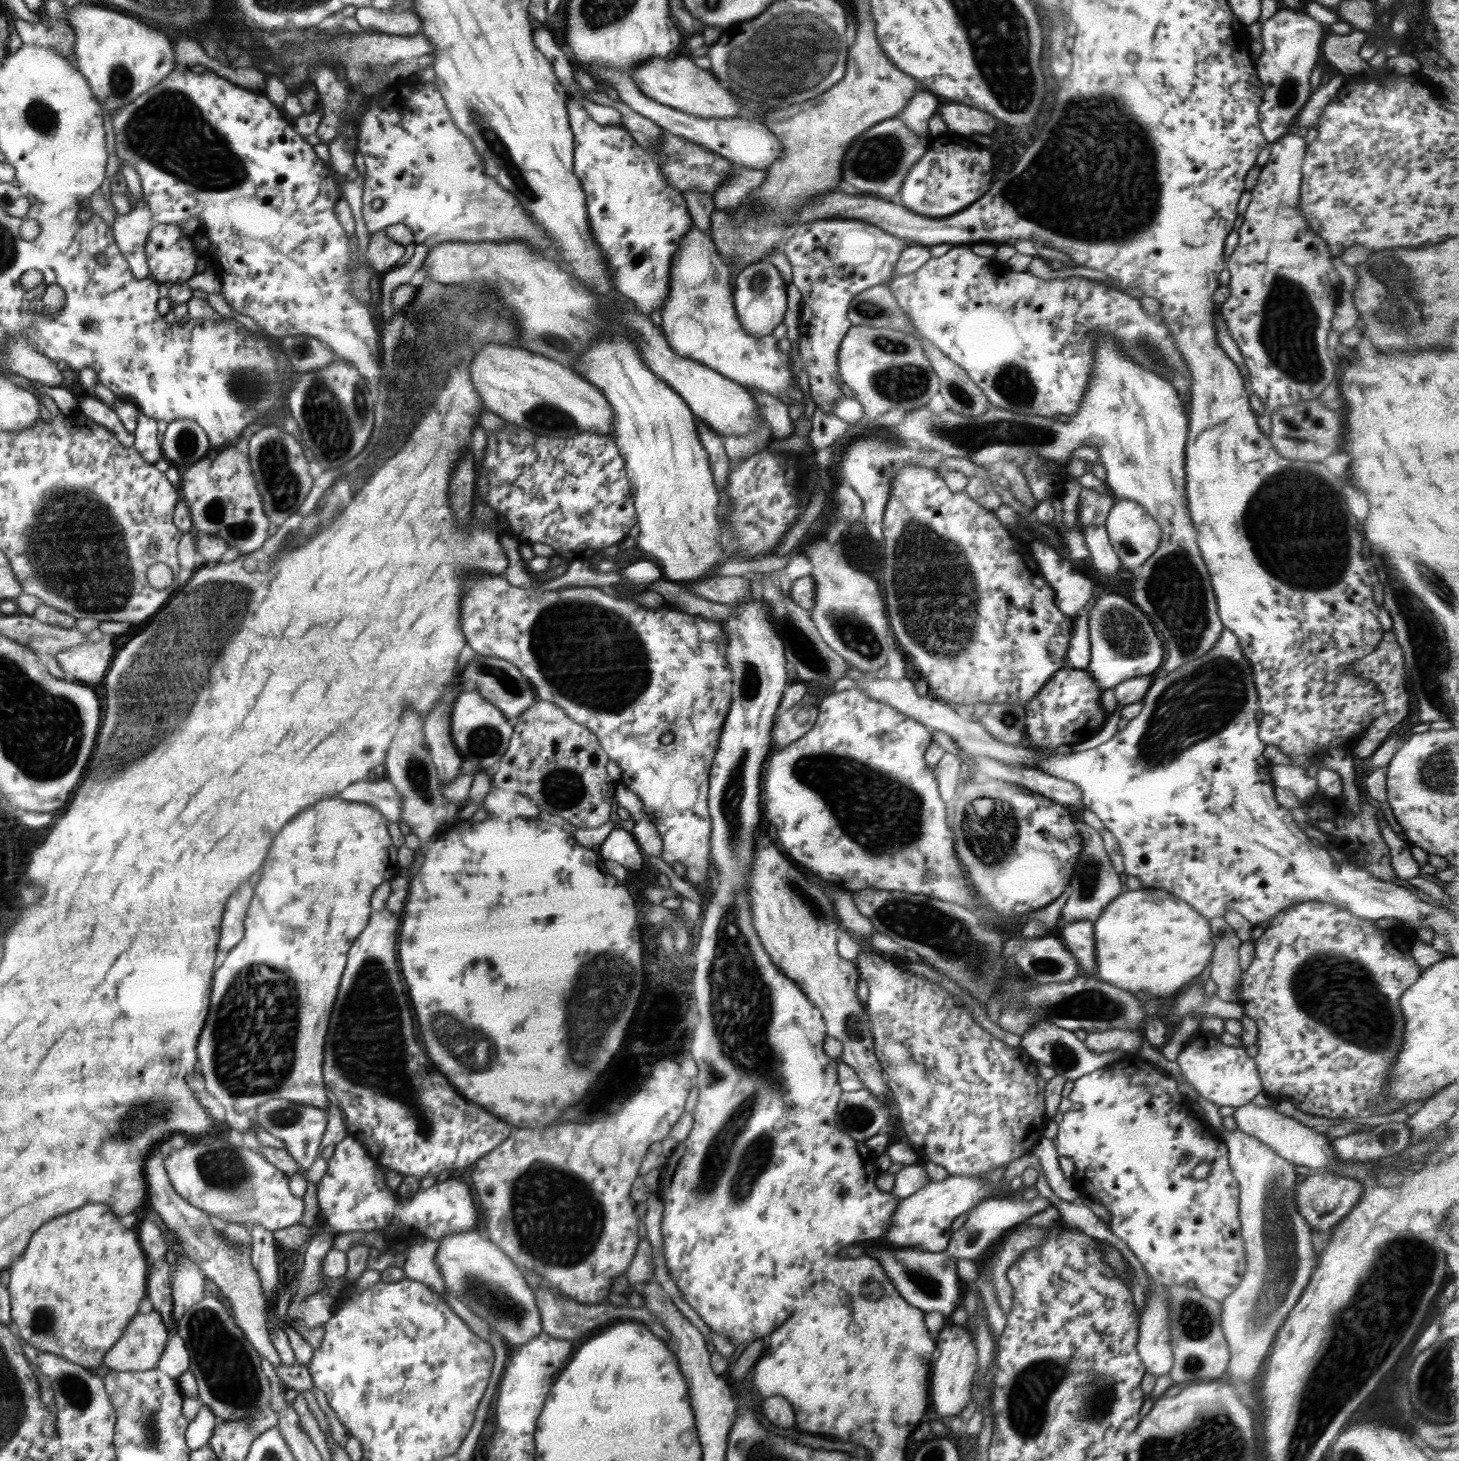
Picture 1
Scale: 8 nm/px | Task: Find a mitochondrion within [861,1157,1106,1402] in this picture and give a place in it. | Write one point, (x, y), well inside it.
(920, 1280)

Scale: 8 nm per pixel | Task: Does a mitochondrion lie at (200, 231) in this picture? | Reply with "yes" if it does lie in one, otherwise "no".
no

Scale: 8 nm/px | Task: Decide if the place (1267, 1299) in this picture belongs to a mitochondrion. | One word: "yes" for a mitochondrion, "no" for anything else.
yes

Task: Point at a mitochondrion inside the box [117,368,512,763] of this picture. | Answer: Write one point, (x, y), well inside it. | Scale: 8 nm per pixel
(333, 424)

